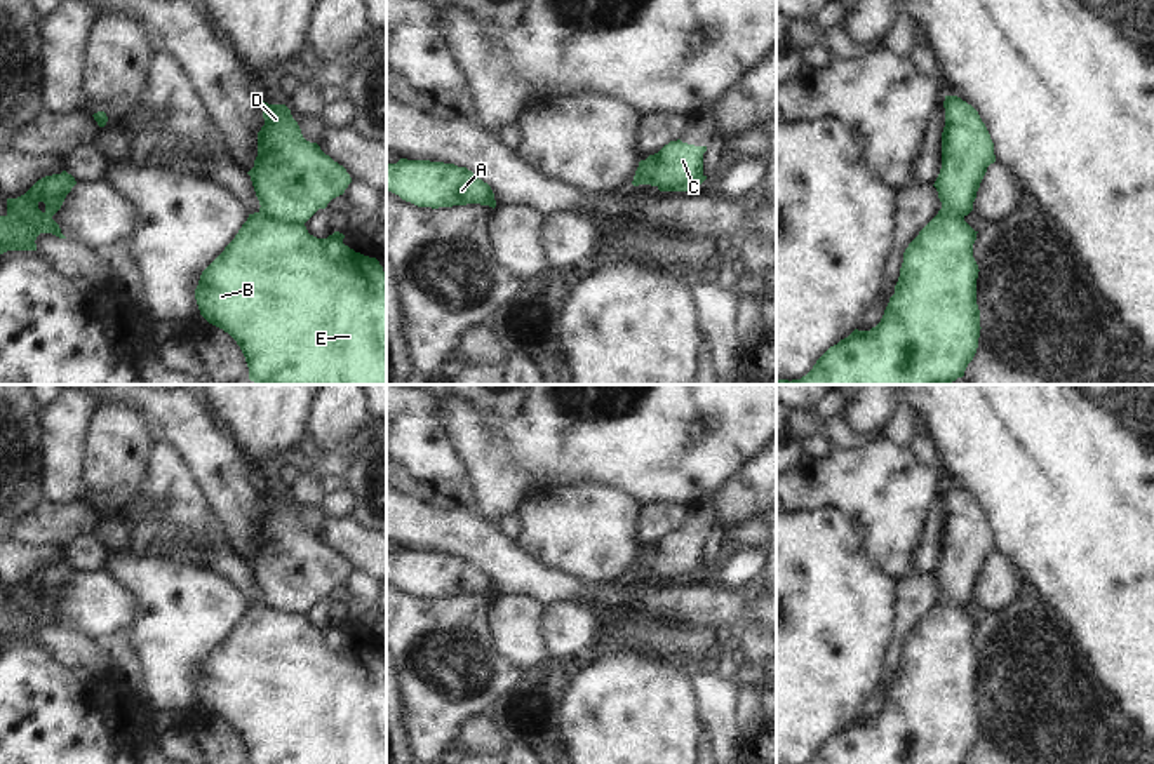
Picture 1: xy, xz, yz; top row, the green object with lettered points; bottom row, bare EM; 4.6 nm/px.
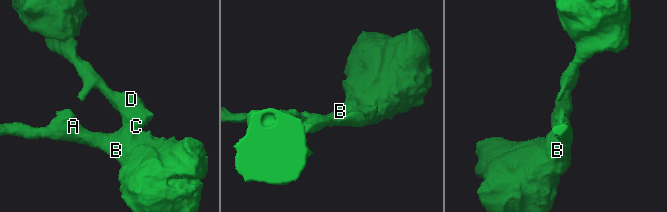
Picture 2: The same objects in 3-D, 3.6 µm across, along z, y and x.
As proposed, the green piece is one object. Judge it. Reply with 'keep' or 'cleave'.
cleave

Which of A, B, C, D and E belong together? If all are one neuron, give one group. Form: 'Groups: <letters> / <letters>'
Groups: A B E / C D

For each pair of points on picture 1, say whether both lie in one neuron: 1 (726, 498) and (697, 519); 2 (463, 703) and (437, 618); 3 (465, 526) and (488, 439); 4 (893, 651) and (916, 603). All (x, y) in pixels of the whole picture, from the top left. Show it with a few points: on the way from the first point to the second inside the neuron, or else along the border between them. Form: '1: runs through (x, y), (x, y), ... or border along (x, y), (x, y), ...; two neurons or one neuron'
1: border along (707, 498), (716, 519); two neurons
2: runs through (451, 683), (446, 651), (437, 639); one neuron
3: border along (474, 509), (495, 524); two neurons
4: runs through (899, 639), (909, 615); one neuron

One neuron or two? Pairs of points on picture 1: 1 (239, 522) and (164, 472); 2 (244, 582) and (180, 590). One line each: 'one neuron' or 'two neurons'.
1: two neurons
2: two neurons

